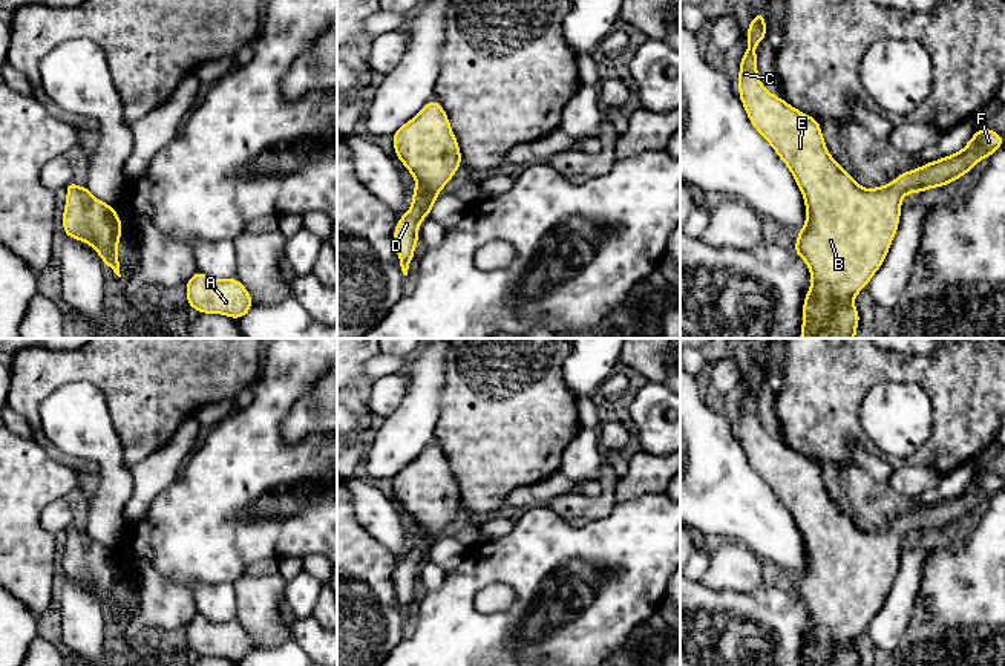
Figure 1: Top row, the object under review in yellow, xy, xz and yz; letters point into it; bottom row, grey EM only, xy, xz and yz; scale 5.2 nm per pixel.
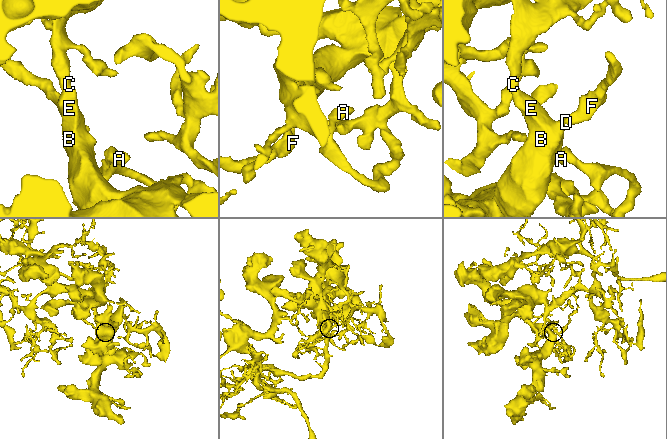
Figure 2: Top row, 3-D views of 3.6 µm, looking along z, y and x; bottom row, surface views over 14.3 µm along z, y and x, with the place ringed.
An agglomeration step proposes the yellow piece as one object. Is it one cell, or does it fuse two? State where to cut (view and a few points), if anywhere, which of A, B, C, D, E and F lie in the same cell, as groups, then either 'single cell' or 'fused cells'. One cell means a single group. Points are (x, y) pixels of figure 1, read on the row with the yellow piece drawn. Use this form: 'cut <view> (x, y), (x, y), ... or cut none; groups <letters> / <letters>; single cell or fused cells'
cut none; groups A B C D E F; single cell

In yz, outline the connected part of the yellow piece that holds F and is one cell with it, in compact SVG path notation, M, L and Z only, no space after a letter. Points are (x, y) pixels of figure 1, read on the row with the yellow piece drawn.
M760 11L752 17L746 32L749 47L740 58L738 96L751 124L787 165L806 202L806 227L797 230L797 245L792 246L792 251L806 262L812 274L812 286L803 303L800 338L855 338L859 312L853 299L886 260L898 231L902 198L961 179L982 158L988 159L1002 149L1003 136L982 126L961 152L924 164L916 170L902 171L890 185L878 185L873 190L863 188L853 175L844 171L830 156L820 122L763 87L757 73L755 44L766 41L766 28L764 12Z

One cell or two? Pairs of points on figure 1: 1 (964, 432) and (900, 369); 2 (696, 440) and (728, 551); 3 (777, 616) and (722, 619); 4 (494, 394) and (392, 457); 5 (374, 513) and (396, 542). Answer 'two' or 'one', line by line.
1: one
2: two
3: one
4: two
5: one

